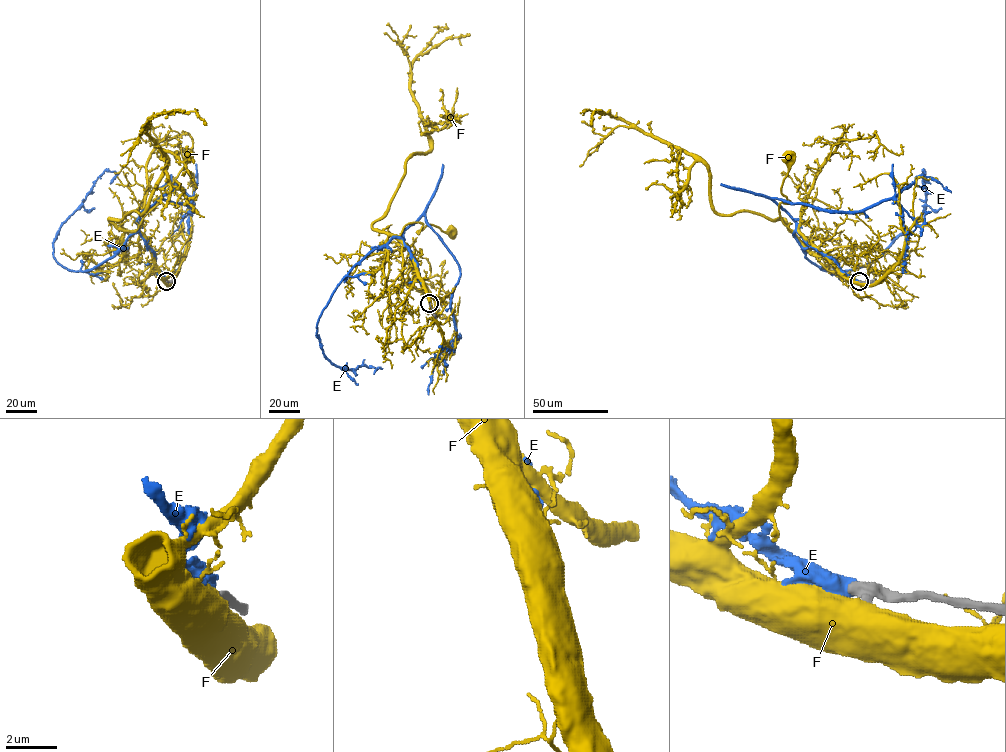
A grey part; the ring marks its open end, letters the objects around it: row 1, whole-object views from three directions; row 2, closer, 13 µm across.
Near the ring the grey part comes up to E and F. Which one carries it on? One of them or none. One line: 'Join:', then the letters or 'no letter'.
Join: E

